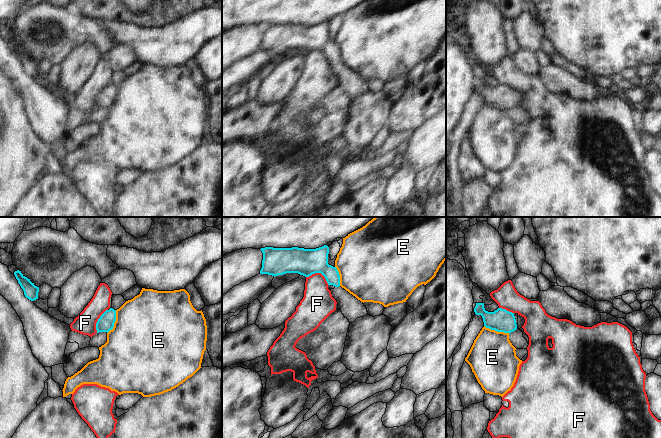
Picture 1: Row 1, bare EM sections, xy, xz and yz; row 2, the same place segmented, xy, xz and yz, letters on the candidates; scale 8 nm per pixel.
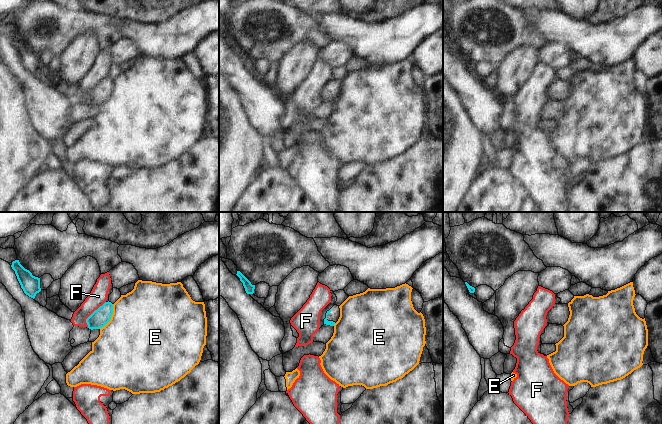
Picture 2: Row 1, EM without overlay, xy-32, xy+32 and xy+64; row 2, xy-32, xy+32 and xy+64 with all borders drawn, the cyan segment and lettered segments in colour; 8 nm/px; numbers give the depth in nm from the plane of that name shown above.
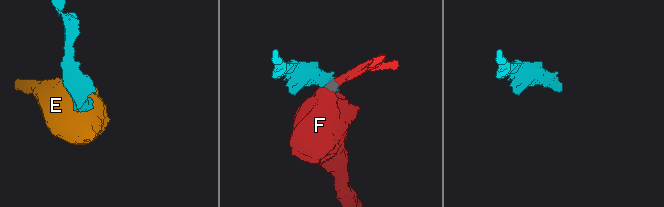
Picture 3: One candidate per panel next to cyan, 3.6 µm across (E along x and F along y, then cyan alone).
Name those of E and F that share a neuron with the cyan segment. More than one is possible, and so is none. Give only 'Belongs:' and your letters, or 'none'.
Belongs: none

